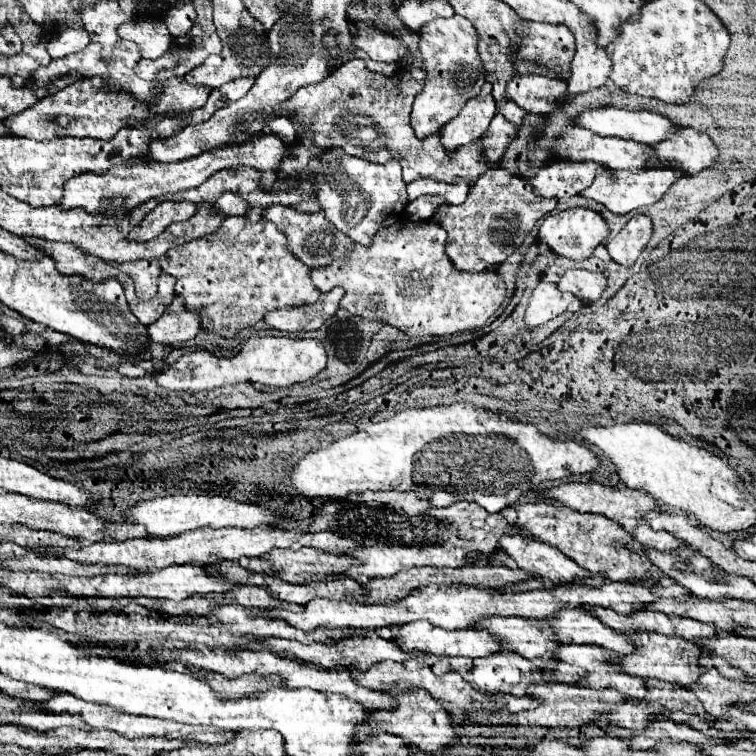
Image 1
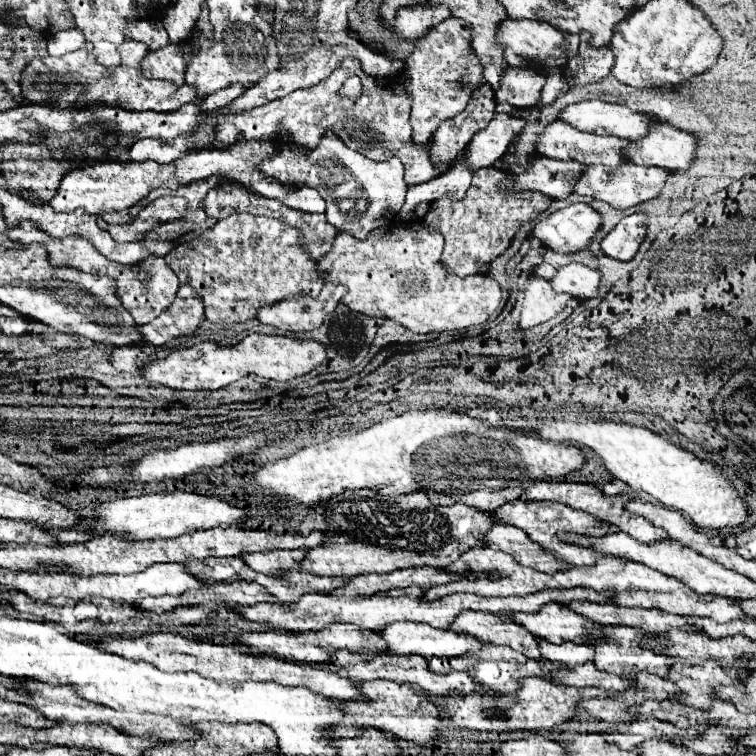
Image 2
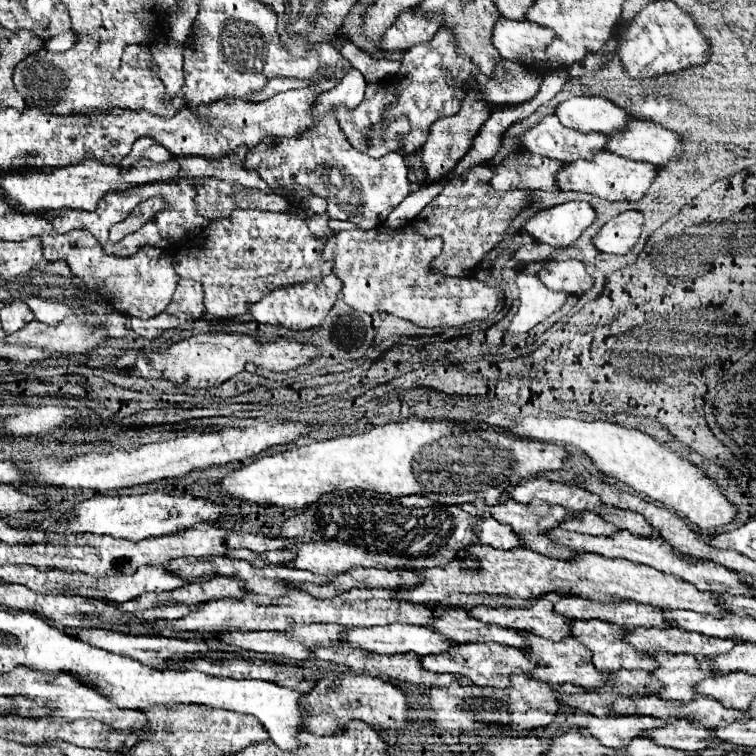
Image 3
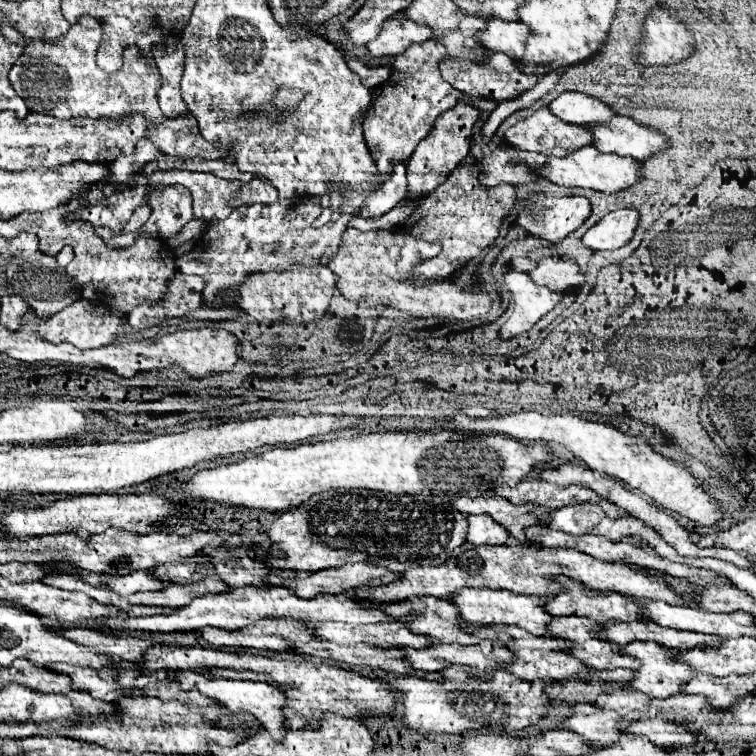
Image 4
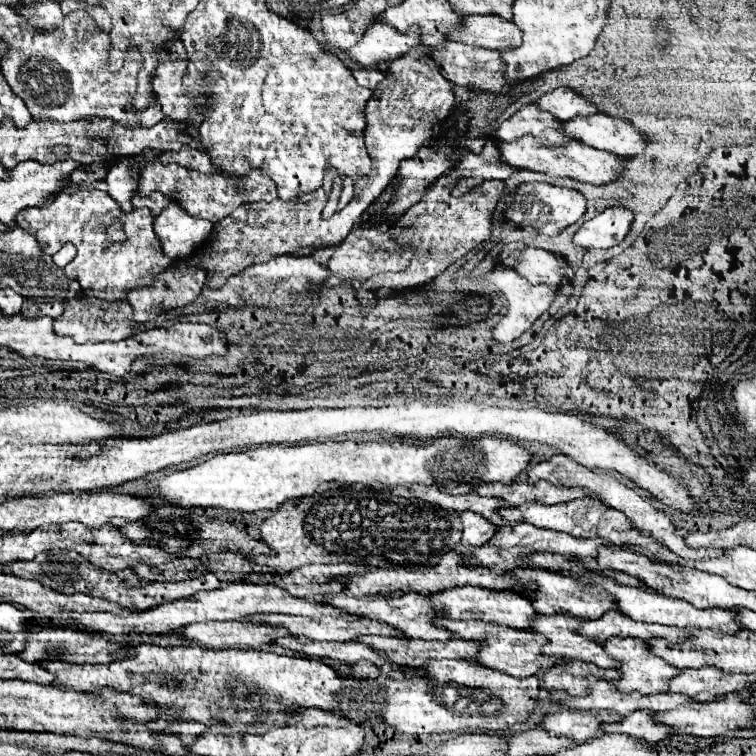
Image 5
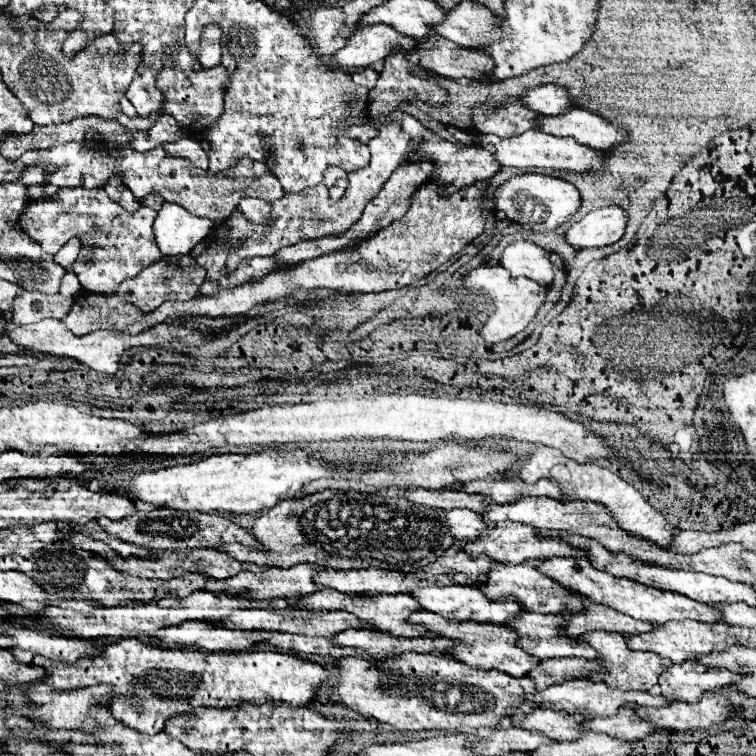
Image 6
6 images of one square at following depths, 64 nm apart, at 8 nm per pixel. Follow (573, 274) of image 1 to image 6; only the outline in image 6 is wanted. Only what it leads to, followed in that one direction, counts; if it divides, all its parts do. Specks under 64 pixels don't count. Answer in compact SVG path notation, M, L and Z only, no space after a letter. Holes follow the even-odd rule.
M526 240L508 244L500 256L500 266L504 266L512 276L526 276L542 286L550 286L554 280L554 268L548 260L548 252Z

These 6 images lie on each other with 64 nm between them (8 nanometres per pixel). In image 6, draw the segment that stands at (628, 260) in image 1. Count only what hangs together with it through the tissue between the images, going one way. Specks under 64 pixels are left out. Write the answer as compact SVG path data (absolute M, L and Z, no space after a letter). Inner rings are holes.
M618 206L592 210L582 220L570 226L570 230L566 232L566 242L574 248L614 244L624 234L626 218L626 212Z

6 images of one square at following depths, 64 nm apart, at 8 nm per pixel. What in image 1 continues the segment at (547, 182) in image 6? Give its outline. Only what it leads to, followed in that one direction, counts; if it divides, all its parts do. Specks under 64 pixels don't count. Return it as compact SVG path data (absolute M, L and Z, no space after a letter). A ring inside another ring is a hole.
M568 208L562 210L560 214L546 216L538 228L538 240L548 244L552 252L566 256L570 260L584 260L592 256L594 248L606 238L606 234L608 234L608 224L604 222L604 218L588 208Z

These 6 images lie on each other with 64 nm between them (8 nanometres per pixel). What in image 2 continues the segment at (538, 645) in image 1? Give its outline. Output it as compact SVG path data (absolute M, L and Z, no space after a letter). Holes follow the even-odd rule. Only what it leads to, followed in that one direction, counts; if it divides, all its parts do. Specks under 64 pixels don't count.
M460 612L454 622L448 626L452 632L468 632L480 642L494 642L514 648L516 652L522 652L524 656L532 660L542 660L536 644L536 636L532 636L528 630L520 628L518 624L512 624L506 618L500 618L496 614L484 614L484 612Z

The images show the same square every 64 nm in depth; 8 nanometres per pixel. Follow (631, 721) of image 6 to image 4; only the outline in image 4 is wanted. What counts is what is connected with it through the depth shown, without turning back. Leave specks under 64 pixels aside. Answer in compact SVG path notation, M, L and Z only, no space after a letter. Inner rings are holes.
M638 718L638 720L632 720L624 728L624 732L632 734L632 736L644 736L652 744L662 746L662 748L686 746L686 744L700 742L700 738L696 738L692 732L686 732L682 726L678 726L674 722L664 722L660 718Z

